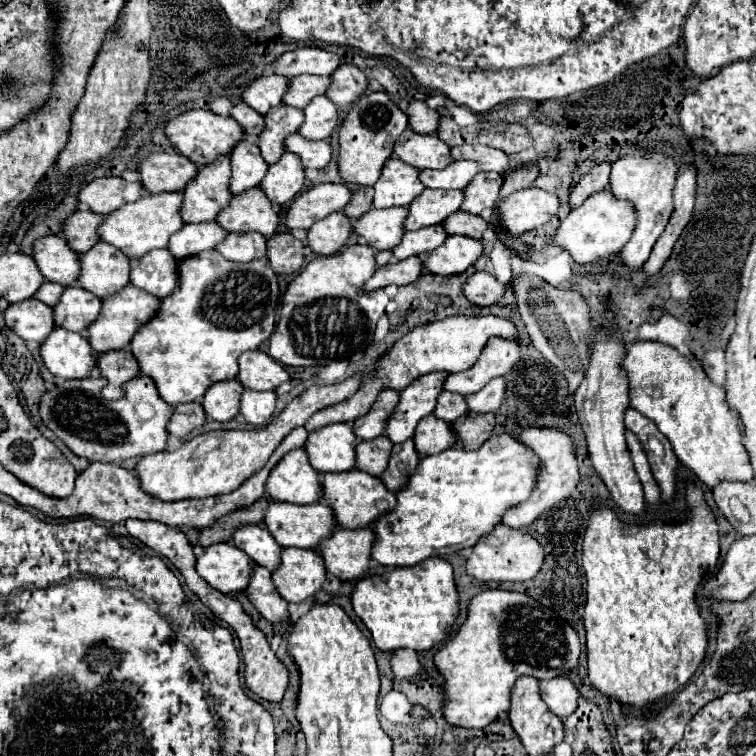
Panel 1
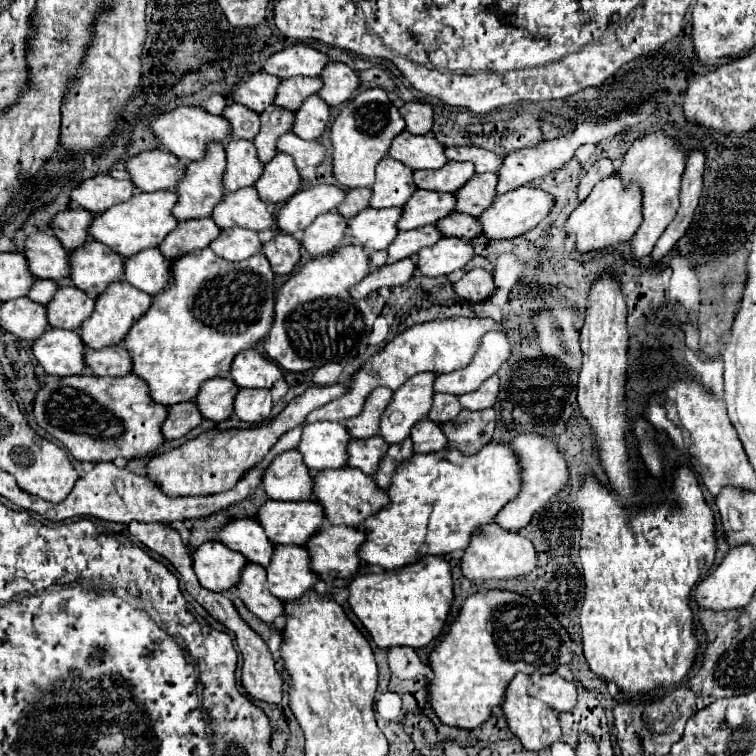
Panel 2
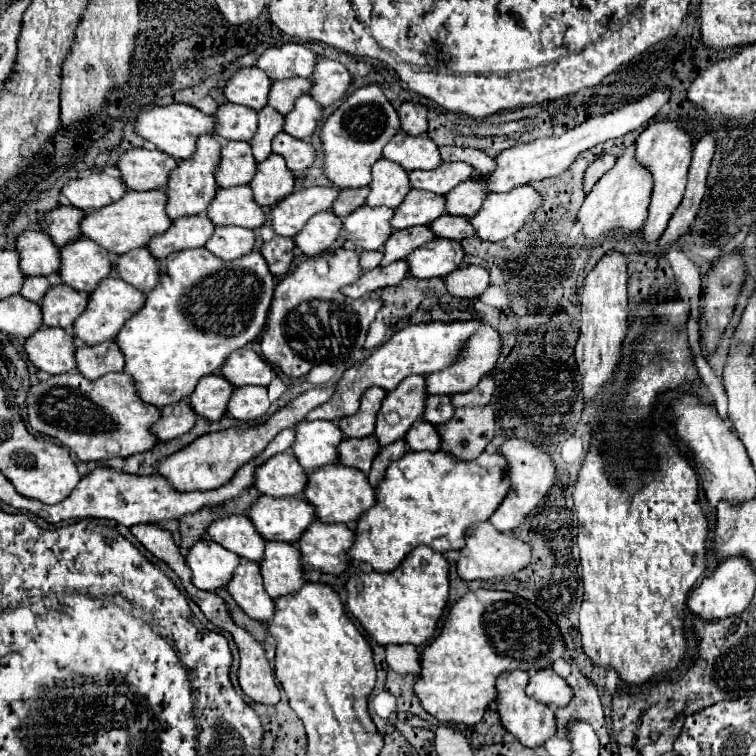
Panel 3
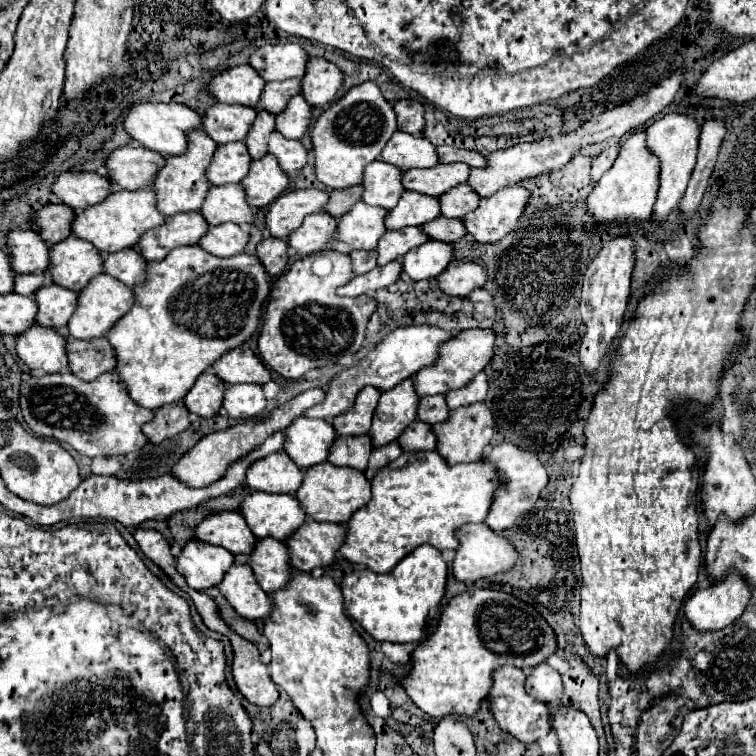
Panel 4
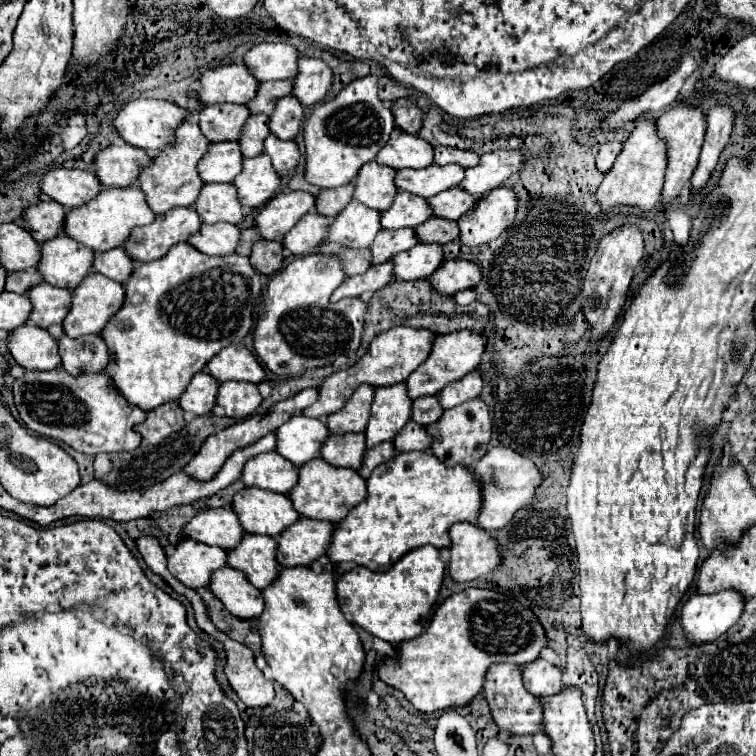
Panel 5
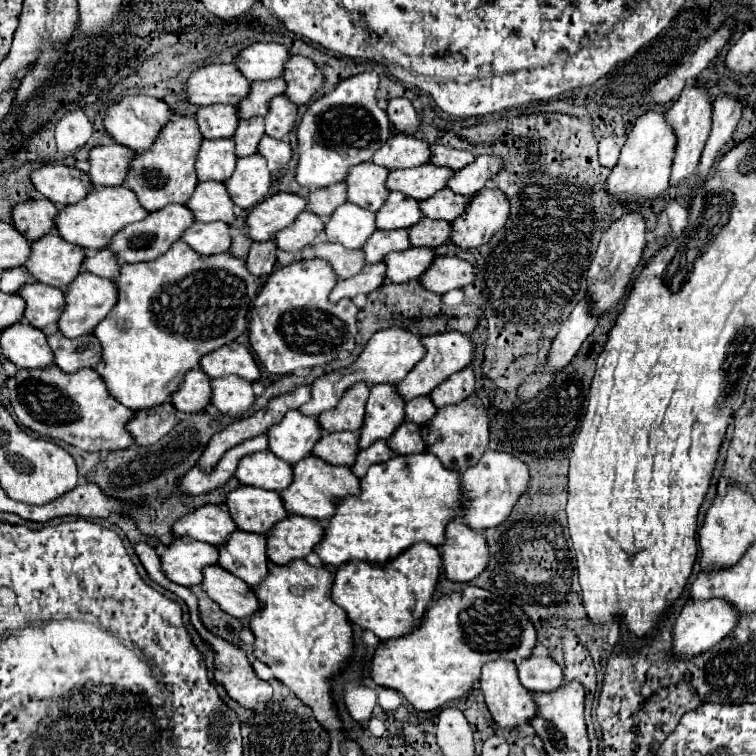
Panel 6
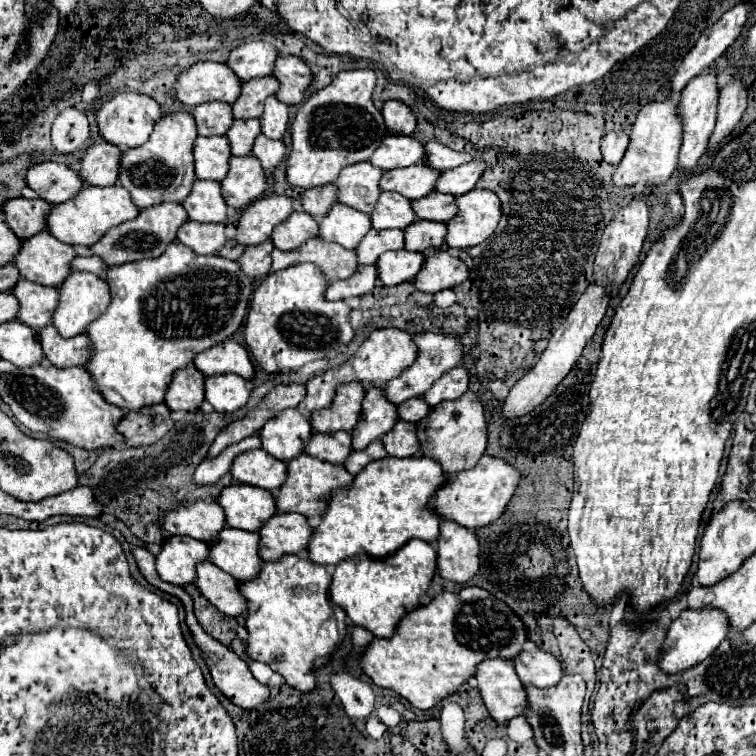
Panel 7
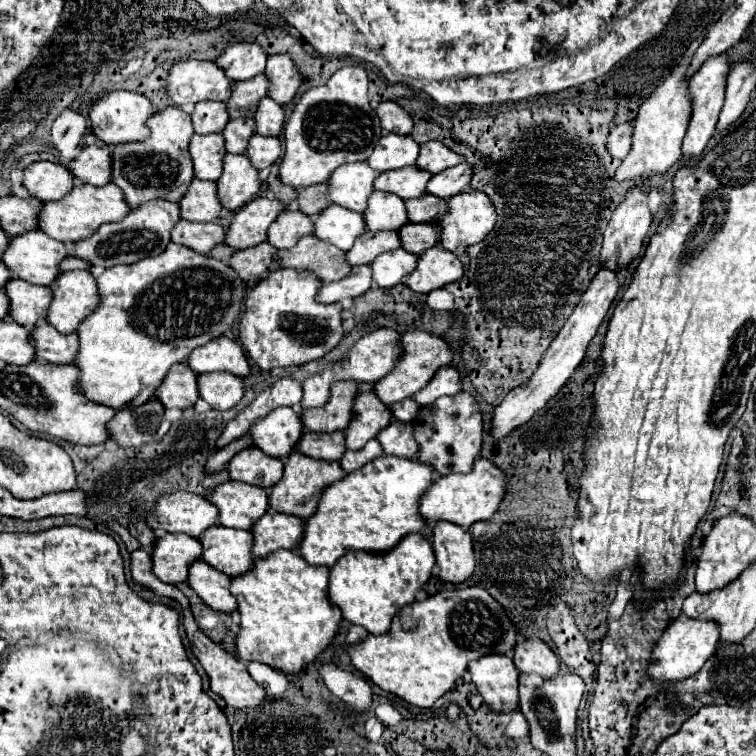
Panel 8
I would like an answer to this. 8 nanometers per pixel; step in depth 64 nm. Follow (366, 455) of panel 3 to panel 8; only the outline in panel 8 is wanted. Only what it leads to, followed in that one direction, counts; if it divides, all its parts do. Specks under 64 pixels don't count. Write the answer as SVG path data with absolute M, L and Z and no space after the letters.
M304 432L300 438L300 444L296 448L318 460L340 460L346 452L344 446L344 432L332 432L332 434L316 434L316 432Z

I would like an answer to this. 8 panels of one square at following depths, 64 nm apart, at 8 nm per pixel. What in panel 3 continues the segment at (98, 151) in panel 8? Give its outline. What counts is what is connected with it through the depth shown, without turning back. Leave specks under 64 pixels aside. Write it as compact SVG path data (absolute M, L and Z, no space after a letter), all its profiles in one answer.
M132 148L124 152L114 164L128 190L154 190L164 188L168 172L176 168L176 160L160 150Z

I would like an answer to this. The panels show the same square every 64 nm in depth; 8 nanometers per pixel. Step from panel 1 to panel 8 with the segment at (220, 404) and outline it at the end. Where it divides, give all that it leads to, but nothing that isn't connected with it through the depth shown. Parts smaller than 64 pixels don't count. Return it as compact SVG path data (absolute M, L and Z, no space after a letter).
M174 364L156 390L156 398L164 404L164 408L192 408L198 400L198 386L196 374L190 370L190 366Z

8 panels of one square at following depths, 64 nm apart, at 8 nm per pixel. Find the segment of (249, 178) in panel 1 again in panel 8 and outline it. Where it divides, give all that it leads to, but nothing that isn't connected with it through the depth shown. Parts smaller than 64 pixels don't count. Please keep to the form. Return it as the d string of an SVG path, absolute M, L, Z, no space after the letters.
M194 134L190 140L190 156L194 162L194 176L200 180L216 182L222 174L222 160L226 148L220 134Z

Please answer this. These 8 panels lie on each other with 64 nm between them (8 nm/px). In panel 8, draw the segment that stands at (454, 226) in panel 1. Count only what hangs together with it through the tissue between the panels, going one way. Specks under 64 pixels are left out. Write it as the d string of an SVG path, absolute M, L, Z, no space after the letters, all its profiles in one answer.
M432 222L430 224L404 224L400 230L398 230L398 236L400 236L400 242L402 242L402 248L406 252L412 252L412 254L422 254L424 250L432 248L438 244L440 240L440 228L436 228Z

